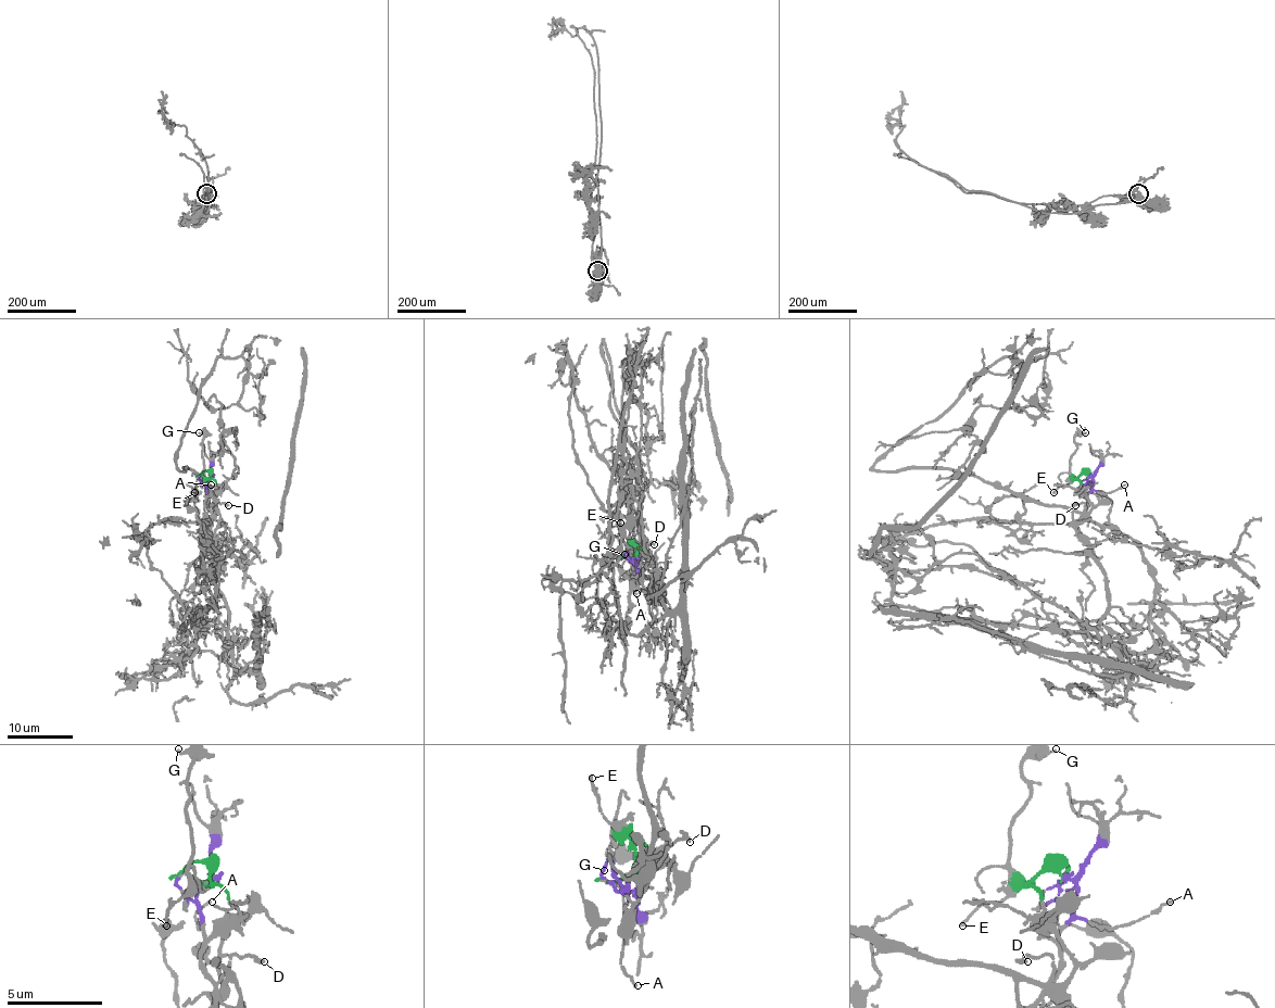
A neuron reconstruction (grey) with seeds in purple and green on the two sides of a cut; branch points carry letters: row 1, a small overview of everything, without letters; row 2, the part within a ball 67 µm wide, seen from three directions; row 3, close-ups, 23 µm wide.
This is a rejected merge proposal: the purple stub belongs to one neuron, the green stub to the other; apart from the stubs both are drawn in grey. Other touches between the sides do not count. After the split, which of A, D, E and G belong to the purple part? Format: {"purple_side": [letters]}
{"purple_side": ["A", "D"]}

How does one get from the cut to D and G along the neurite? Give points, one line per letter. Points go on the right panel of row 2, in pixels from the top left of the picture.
D: (1087, 477), (1093, 481), (1087, 507), (1083, 511), (1083, 503), (1076, 504)
G: (1087, 477), (1080, 474), (1074, 477), (1070, 471), (1070, 458), (1076, 449), (1074, 438), (1086, 432)

